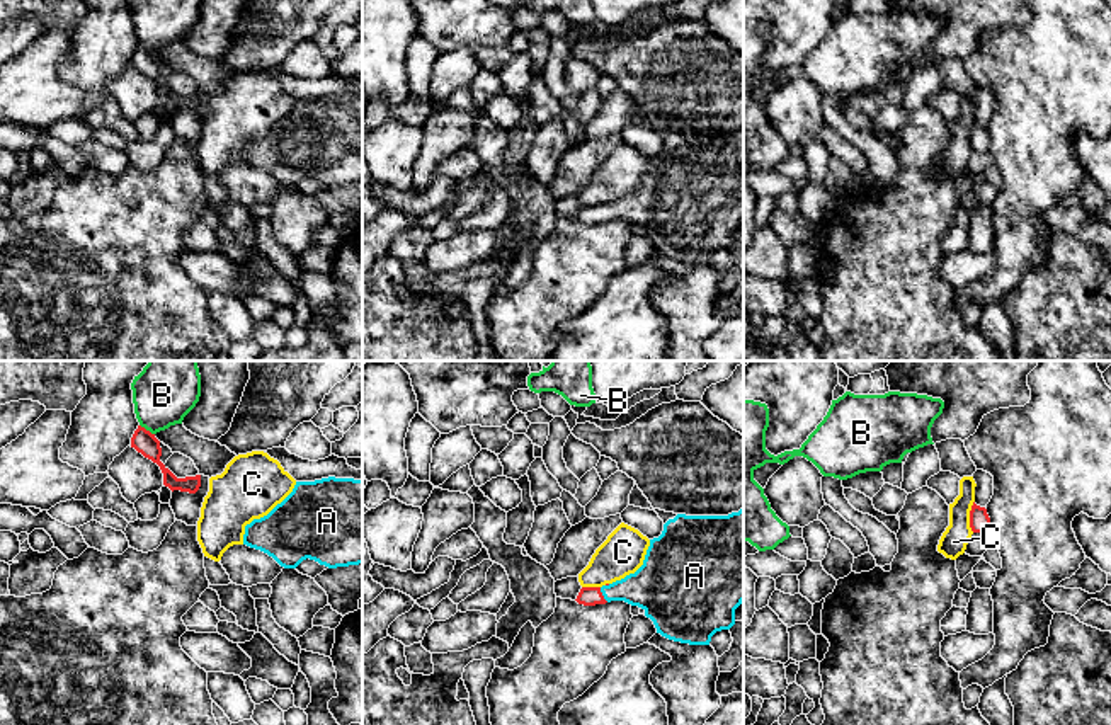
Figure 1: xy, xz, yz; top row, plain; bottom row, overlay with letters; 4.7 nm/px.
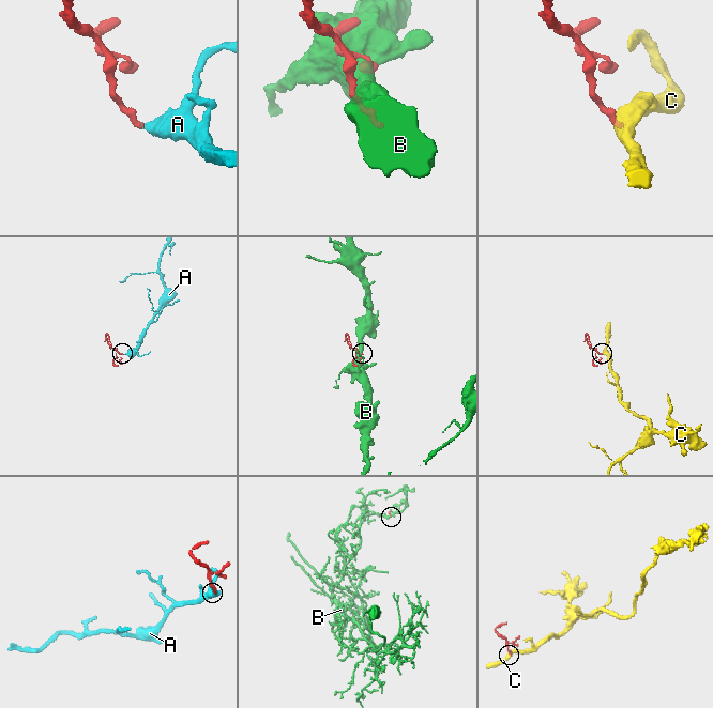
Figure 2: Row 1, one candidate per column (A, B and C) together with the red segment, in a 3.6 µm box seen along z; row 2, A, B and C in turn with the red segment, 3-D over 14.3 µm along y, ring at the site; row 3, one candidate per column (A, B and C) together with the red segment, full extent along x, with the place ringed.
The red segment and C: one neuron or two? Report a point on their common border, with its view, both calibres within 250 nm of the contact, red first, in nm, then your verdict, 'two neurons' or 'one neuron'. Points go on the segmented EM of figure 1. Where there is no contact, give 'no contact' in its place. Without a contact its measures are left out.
meets red in yz at (970, 516); 100 nm thick on the red side, 130 nm on the other; two neurons

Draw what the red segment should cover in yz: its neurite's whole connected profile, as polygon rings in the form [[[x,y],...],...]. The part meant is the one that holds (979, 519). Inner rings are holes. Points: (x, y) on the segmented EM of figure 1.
[[[973,502],[970,511],[970,528],[973,533],[989,533],[990,517],[985,507]]]

